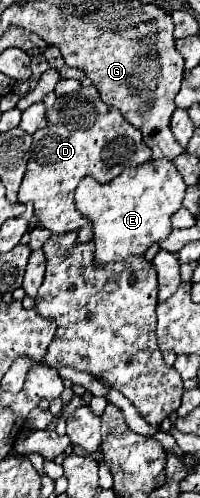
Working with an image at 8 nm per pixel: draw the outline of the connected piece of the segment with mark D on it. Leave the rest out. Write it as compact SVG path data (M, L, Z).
M81 88L75 94L57 98L47 118L47 126L33 134L31 160L17 192L17 202L33 202L35 218L41 228L53 234L75 232L89 224L85 218L79 218L75 210L75 188L79 182L85 176L97 182L109 182L125 168L151 160L151 150L143 142L141 130L129 124L117 108L107 106L93 88Z

